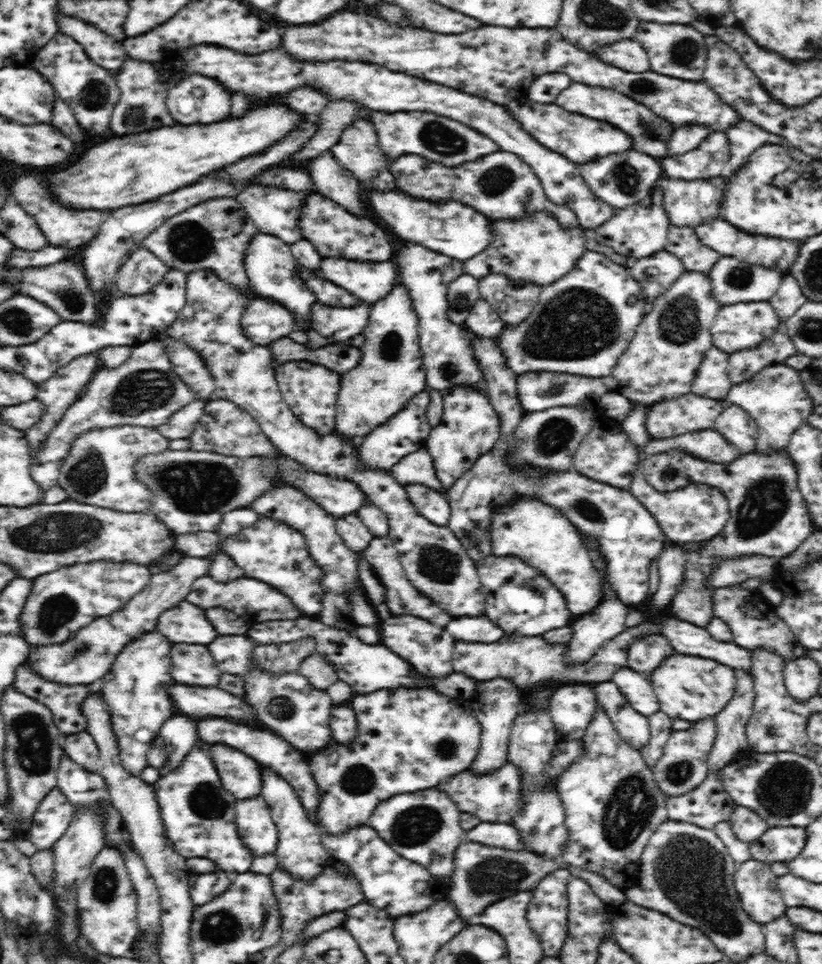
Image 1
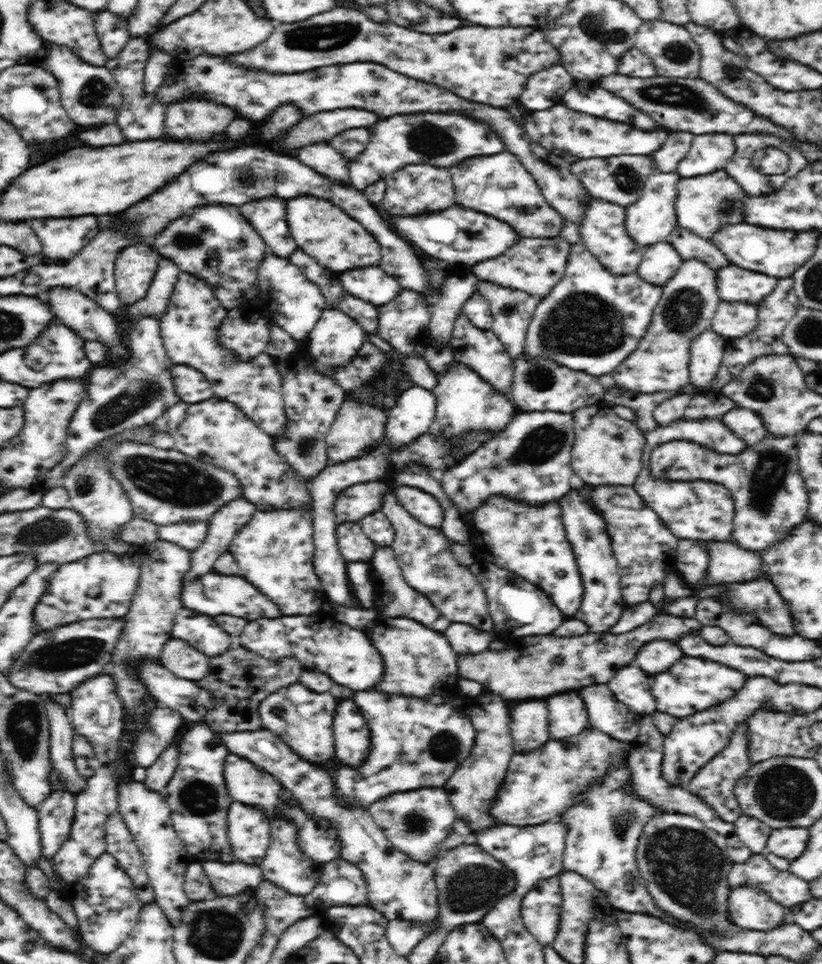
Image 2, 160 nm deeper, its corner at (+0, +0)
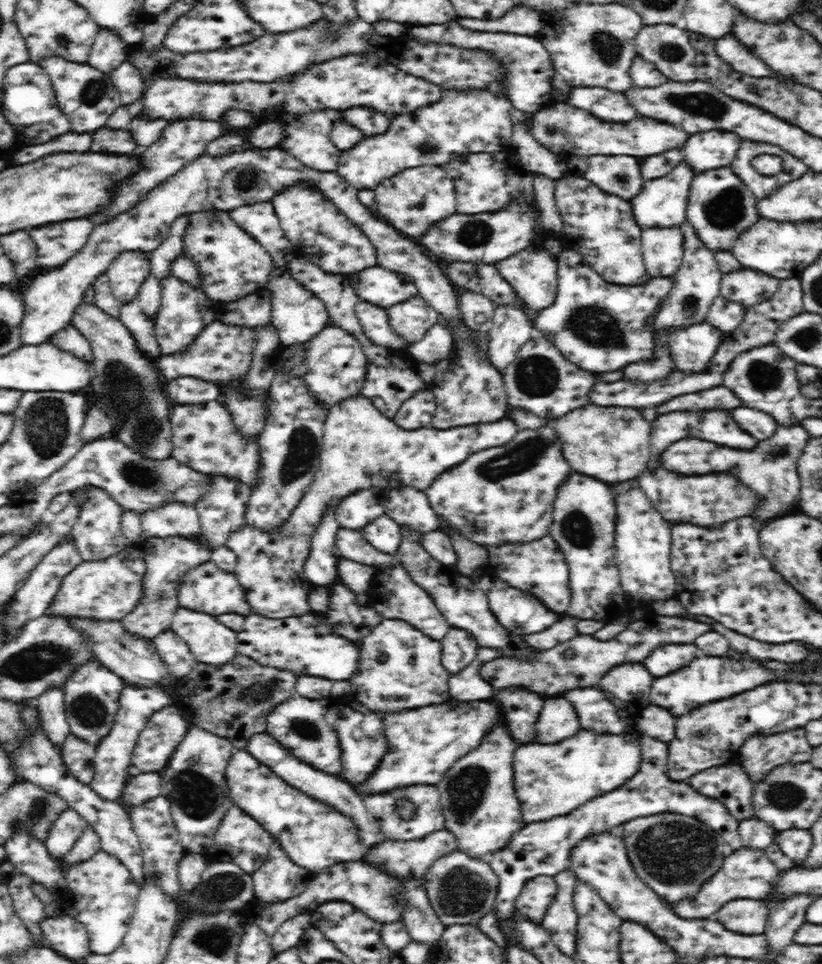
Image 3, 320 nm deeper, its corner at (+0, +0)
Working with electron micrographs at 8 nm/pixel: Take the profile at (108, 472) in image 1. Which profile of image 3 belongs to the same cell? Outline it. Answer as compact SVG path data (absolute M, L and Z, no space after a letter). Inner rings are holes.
M87 485L84 502L80 504L80 514L72 527L72 540L83 562L99 562L118 554L129 545L121 527L123 506L118 504L103 488Z

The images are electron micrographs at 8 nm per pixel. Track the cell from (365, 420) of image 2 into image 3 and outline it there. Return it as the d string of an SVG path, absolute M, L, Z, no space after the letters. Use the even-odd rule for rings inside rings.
M350 396L327 412L323 445L319 454L320 468L310 488L304 493L290 518L276 530L264 532L244 526L228 537L225 545L237 556L236 578L246 588L247 604L254 614L270 619L302 616L311 610L308 592L312 588L304 578L304 564L310 552L312 532L322 520L322 514L358 490L372 486L382 490L414 487L425 491L443 472L464 462L474 452L504 446L519 429L509 418L494 424L474 424L438 430L433 427L403 430L362 396Z

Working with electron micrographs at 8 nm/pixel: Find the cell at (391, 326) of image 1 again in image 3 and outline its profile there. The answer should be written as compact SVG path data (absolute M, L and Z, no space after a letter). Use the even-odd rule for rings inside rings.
M418 295L386 310L393 332L408 345L422 340L424 334L442 320L442 315Z

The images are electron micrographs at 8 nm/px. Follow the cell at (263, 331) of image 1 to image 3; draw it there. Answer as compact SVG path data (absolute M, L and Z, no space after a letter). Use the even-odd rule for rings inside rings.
M213 321L196 336L186 352L162 355L154 364L159 374L168 380L176 380L178 376L193 376L222 386L230 380L238 380L248 372L254 356L254 343L254 330Z

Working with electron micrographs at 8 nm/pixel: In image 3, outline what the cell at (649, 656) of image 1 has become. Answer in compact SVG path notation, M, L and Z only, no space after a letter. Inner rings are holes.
M668 644L656 648L646 660L644 666L652 676L666 676L688 666L694 658L698 658L698 648L692 644Z

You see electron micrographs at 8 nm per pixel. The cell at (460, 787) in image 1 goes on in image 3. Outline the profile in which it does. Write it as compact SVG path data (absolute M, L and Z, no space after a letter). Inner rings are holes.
M580 730L574 738L562 740L560 744L548 744L548 746L534 743L520 744L515 750L512 762L515 792L522 809L522 821L526 824L535 823L570 814L576 808L582 807L582 804L617 790L638 773L640 760L642 760L642 745L638 739L638 732L634 730L616 736Z

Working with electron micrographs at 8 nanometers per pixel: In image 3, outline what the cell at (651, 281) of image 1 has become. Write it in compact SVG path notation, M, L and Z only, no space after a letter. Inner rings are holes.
M681 227L641 228L641 249L651 277L672 277L683 261Z

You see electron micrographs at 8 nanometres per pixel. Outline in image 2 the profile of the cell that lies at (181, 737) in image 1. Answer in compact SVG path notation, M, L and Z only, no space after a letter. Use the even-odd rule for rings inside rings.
M172 742L164 752L158 757L155 764L152 764L146 769L146 779L143 784L146 788L150 788L150 791L161 793L164 787L168 785L168 782L174 776L174 772L177 768L179 755L179 742Z

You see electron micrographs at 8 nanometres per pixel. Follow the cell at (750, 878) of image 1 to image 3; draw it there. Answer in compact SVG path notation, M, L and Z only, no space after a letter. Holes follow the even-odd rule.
M742 898L724 904L714 914L714 920L732 932L759 935L764 932L769 909L764 900Z

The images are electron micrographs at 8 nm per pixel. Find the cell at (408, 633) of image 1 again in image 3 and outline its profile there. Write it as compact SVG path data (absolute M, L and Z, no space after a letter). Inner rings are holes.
M396 619L382 620L360 641L359 651L357 671L348 680L351 684L349 699L355 699L381 716L388 712L400 712L400 710L410 710L450 700L448 684L452 674L442 666L441 641L426 636L426 633L411 624Z

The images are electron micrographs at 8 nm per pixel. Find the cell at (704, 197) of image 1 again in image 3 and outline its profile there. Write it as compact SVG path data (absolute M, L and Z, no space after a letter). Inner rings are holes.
M730 166L695 173L689 190L686 221L706 247L713 251L730 251L738 234L761 219L756 209L757 199Z

